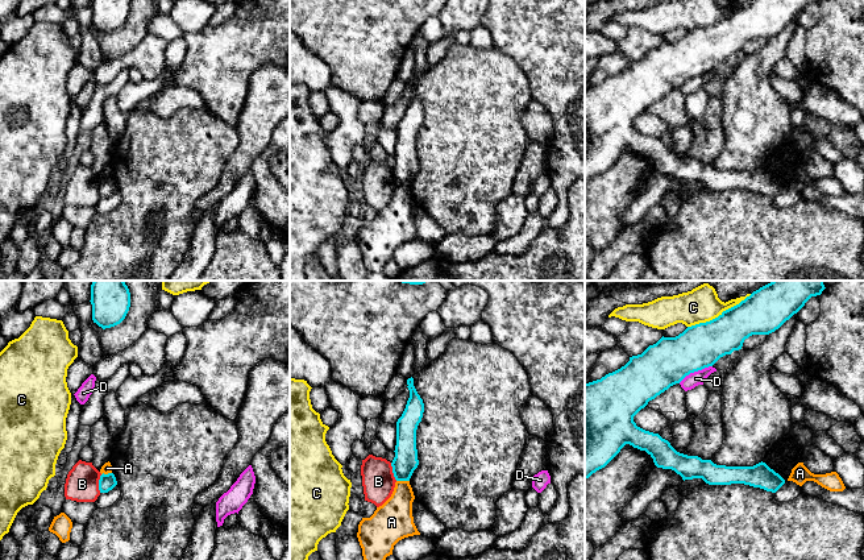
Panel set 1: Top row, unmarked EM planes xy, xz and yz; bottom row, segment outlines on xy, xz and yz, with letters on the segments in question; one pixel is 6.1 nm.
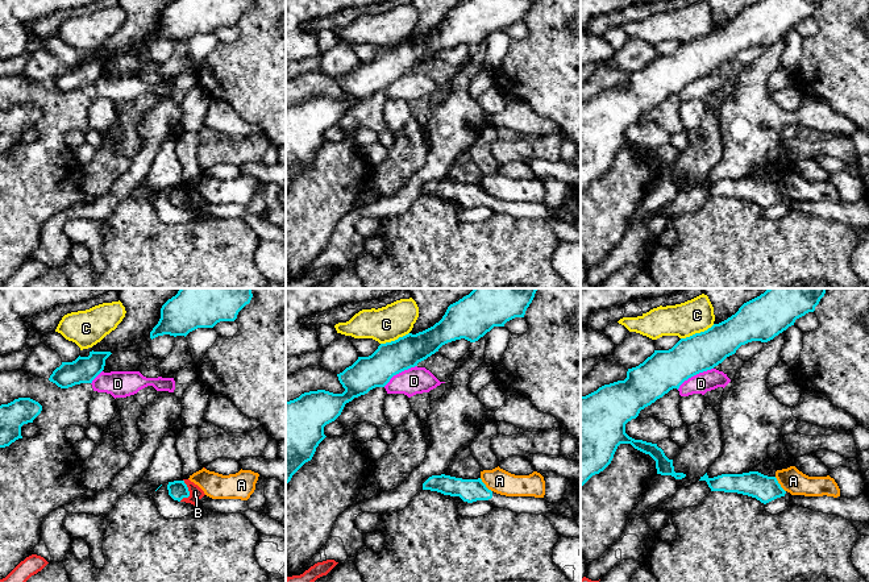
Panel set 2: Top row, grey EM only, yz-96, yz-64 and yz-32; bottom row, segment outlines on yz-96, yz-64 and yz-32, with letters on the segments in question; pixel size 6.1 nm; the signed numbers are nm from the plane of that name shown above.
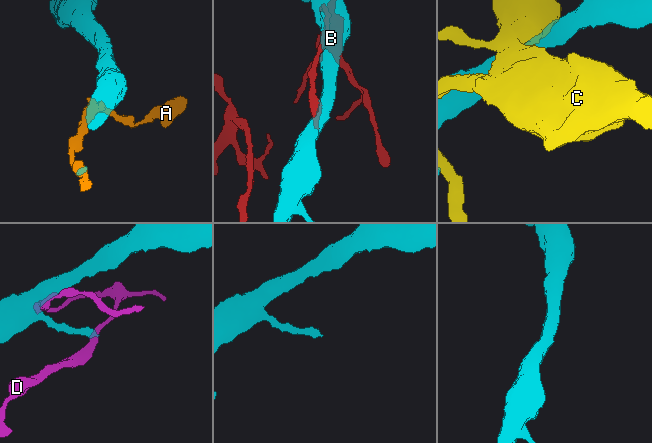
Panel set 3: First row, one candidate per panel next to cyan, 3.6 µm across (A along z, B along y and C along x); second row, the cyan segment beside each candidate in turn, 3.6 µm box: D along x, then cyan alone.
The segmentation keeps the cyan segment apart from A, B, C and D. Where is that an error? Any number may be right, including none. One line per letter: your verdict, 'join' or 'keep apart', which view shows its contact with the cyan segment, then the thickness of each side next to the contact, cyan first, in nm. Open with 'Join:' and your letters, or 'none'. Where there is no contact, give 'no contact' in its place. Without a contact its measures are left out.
Join: none
A: keep apart; contact in xz; calibres 150 and 220 nm
B: keep apart; contact in xy; calibres 100 and 200 nm
C: keep apart; contact in yz; calibres 260 and 190 nm
D: keep apart; contact in yz; calibres 280 and 90 nm

